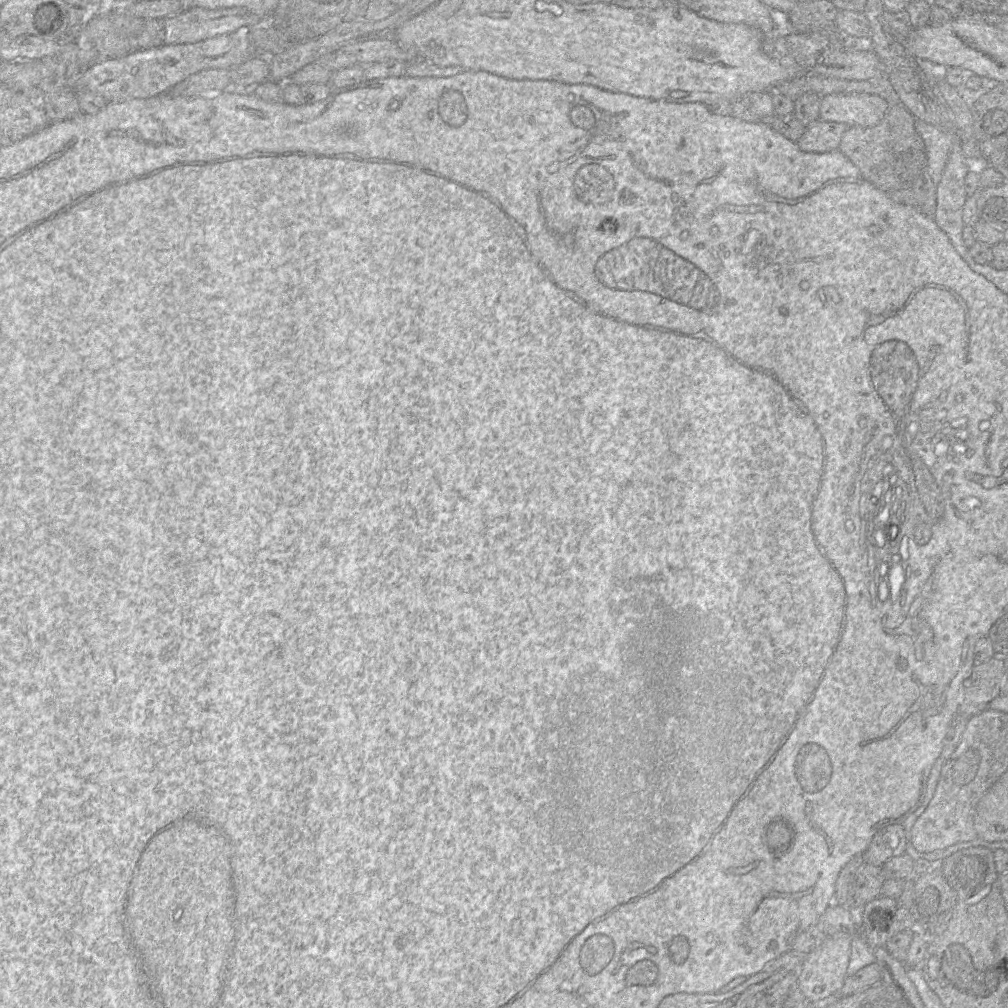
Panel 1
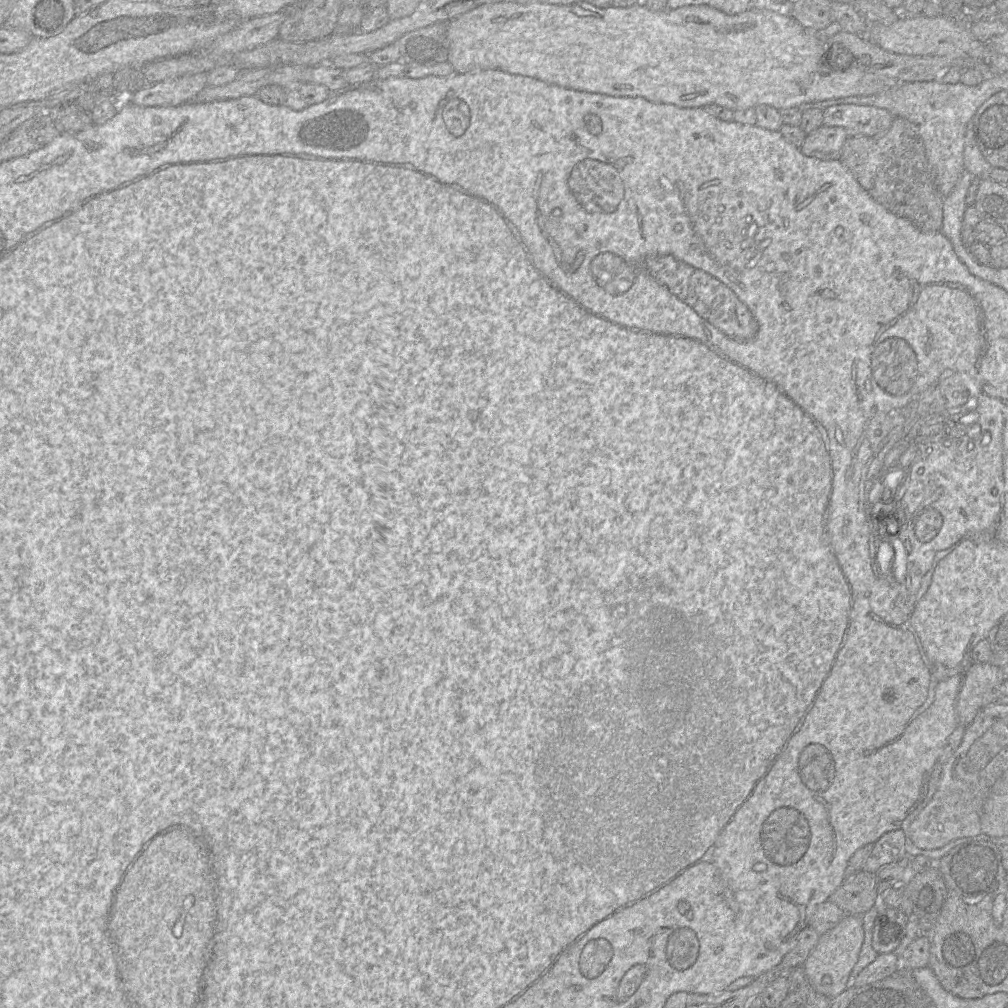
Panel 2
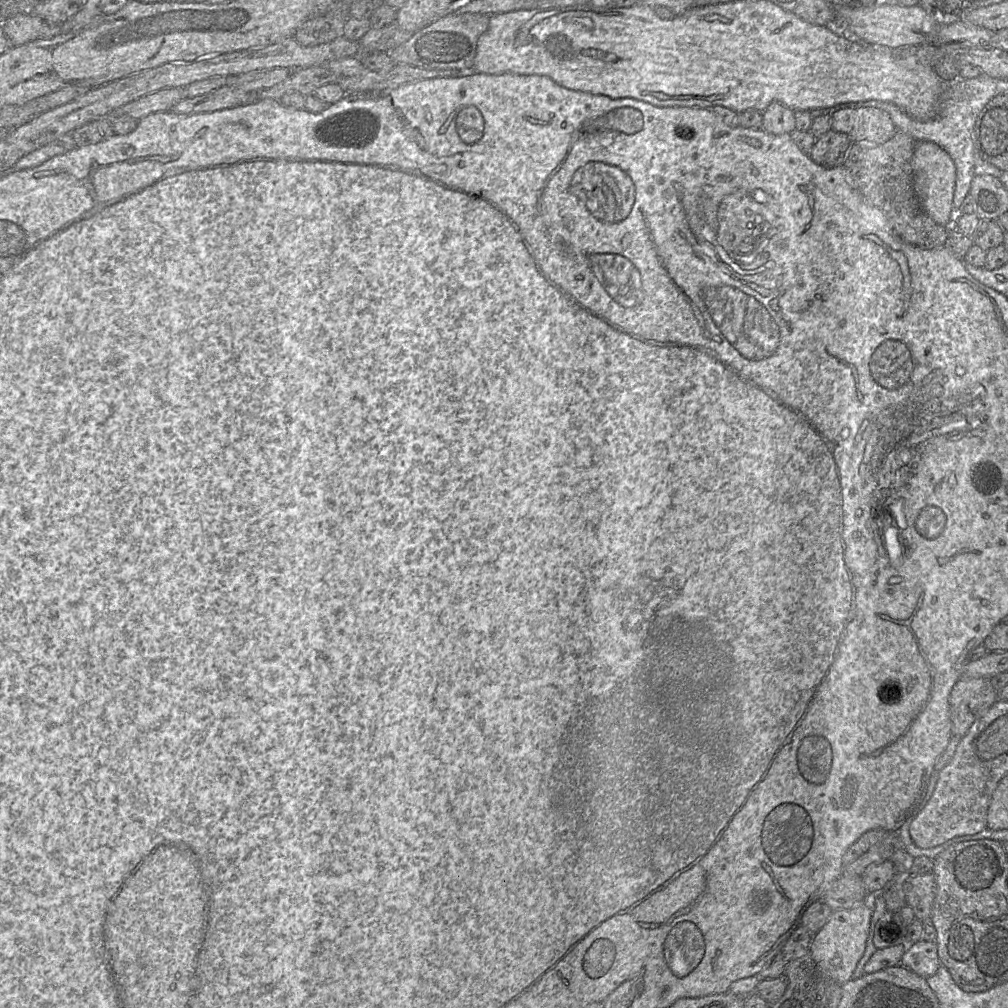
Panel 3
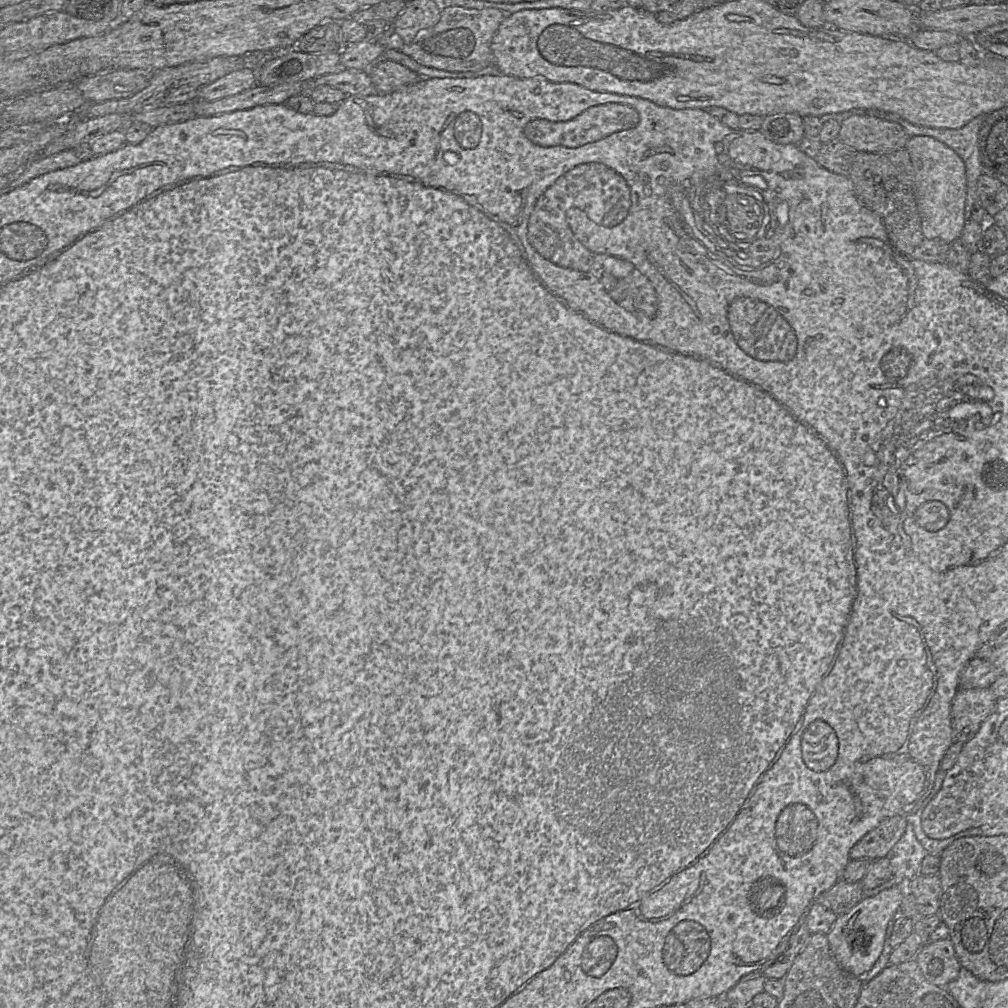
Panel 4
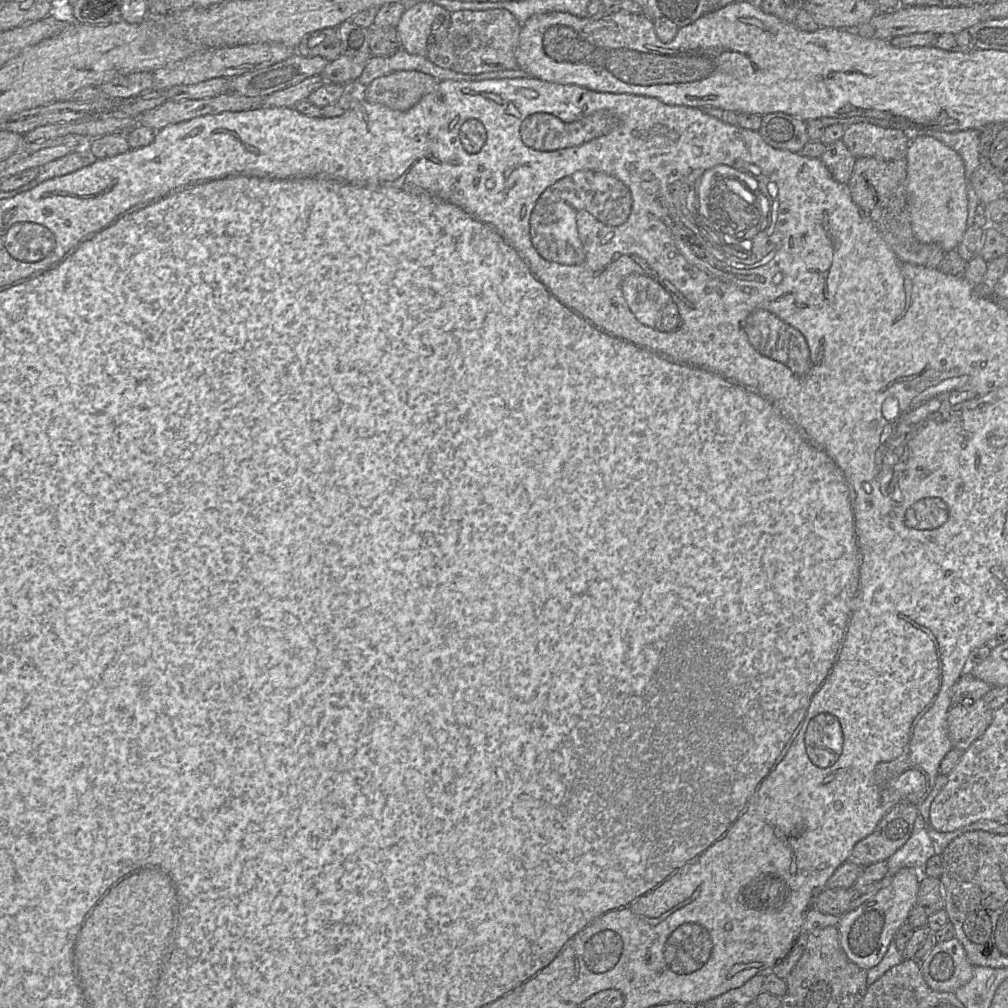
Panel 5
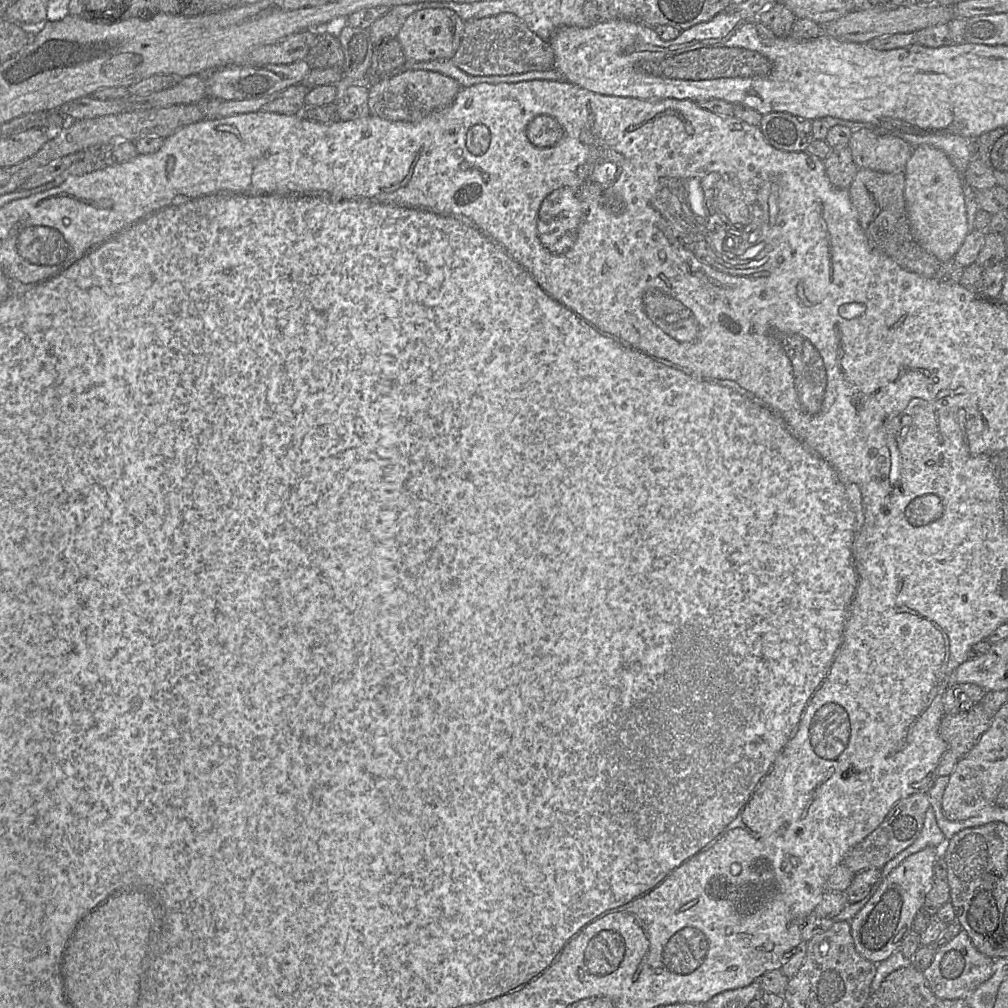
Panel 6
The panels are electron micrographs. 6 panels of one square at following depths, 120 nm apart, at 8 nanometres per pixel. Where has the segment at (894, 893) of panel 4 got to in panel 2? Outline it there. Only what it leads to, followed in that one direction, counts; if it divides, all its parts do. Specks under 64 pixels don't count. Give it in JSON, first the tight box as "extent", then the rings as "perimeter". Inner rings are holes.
{"extent":[802,915,863,999],"perimeter":[[[845,915],[834,928],[820,935],[816,947],[802,965],[815,991],[832,999],[851,985],[851,971],[858,960],[863,939],[862,919],[857,915]]]}

